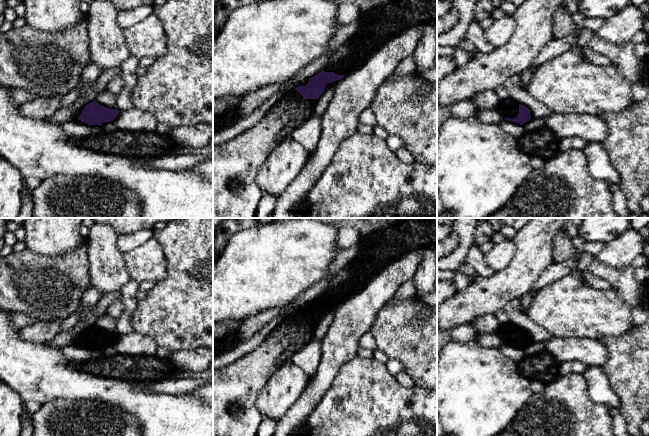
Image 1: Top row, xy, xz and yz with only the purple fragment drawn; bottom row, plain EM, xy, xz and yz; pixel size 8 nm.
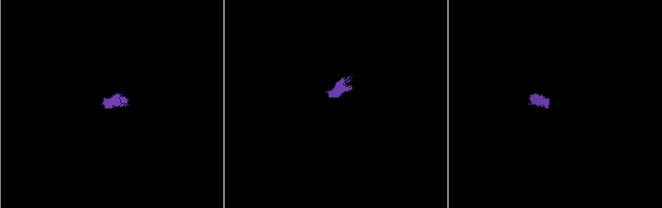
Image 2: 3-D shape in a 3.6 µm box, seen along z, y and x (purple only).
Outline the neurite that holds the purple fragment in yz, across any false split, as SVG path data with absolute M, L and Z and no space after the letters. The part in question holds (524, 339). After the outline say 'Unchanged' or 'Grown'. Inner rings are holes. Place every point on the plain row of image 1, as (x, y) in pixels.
M512 324L502 325L497 333L502 337L507 345L512 345L523 349L530 344L530 334L522 328L517 328Z. Grown

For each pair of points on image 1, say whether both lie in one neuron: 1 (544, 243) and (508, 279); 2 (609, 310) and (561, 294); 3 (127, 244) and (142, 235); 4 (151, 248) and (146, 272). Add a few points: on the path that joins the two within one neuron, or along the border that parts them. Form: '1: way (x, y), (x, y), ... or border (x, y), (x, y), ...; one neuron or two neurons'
1: way (535, 252), (517, 270); one neuron
2: way (597, 310), (577, 310), (573, 306); one neuron
3: way (131, 241), (138, 238); one neuron
4: way (150, 254), (146, 266); one neuron

